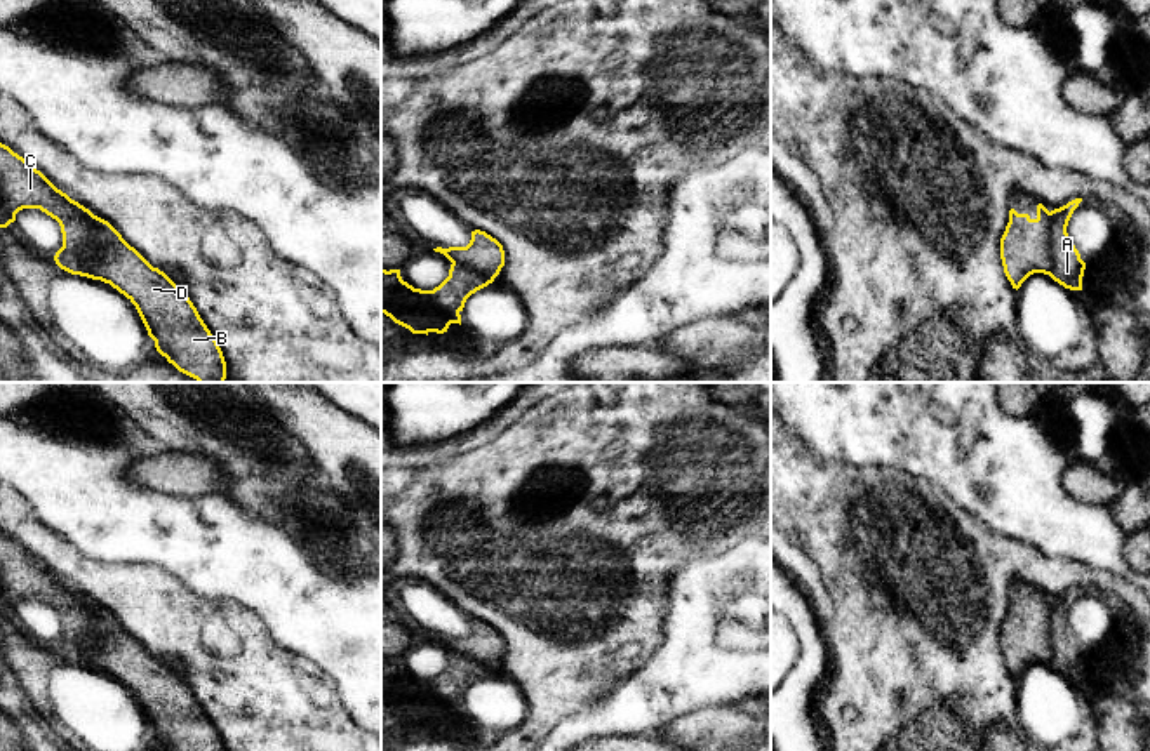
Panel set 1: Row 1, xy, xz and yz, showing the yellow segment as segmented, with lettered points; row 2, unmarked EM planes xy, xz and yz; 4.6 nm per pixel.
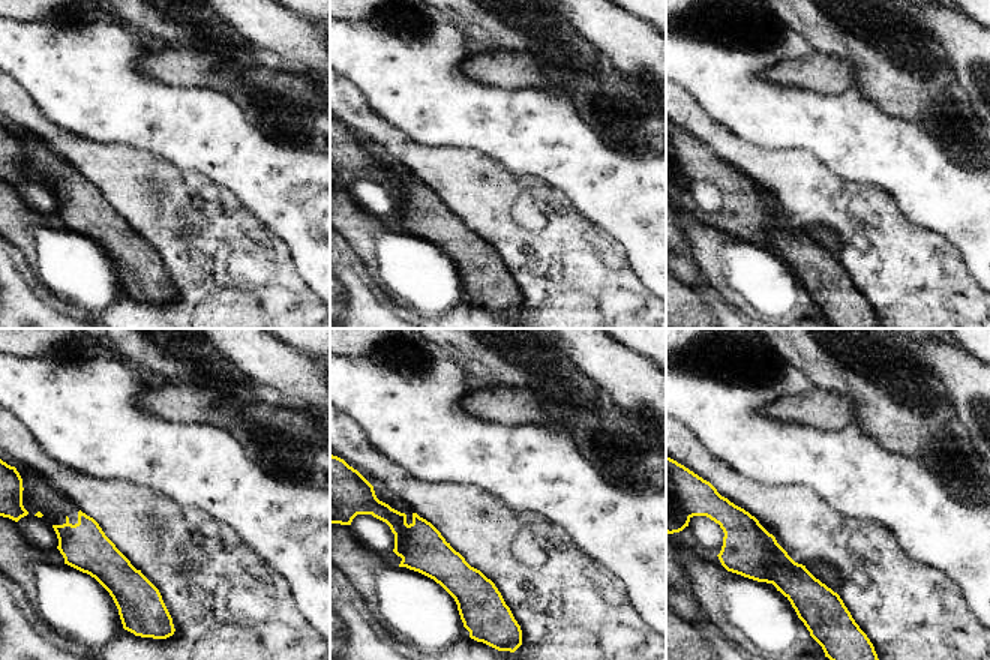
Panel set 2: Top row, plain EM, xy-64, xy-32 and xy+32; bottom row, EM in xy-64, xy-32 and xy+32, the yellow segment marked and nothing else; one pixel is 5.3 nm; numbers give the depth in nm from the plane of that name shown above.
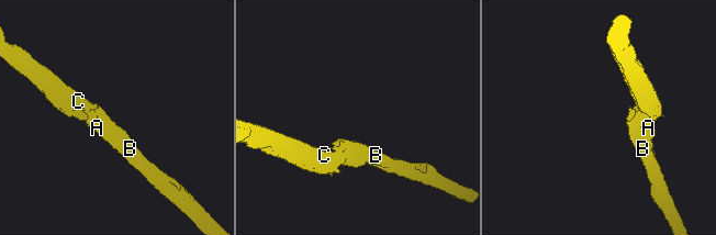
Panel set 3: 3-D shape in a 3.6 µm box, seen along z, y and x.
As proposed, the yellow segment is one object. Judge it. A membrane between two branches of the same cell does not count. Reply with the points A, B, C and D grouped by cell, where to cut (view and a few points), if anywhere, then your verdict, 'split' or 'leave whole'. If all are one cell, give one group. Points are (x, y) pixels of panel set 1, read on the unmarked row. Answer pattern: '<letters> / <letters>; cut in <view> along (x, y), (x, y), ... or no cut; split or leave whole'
A C / B D; cut in xy along (93, 605), (91, 631), (96, 645), (89, 657), (100, 668); split

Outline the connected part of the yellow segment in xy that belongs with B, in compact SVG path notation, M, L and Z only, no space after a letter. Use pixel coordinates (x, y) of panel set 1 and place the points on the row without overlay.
M94 605L90 614L89 629L97 643L89 659L136 695L157 741L167 751L224 751L184 678L153 657L108 610Z

